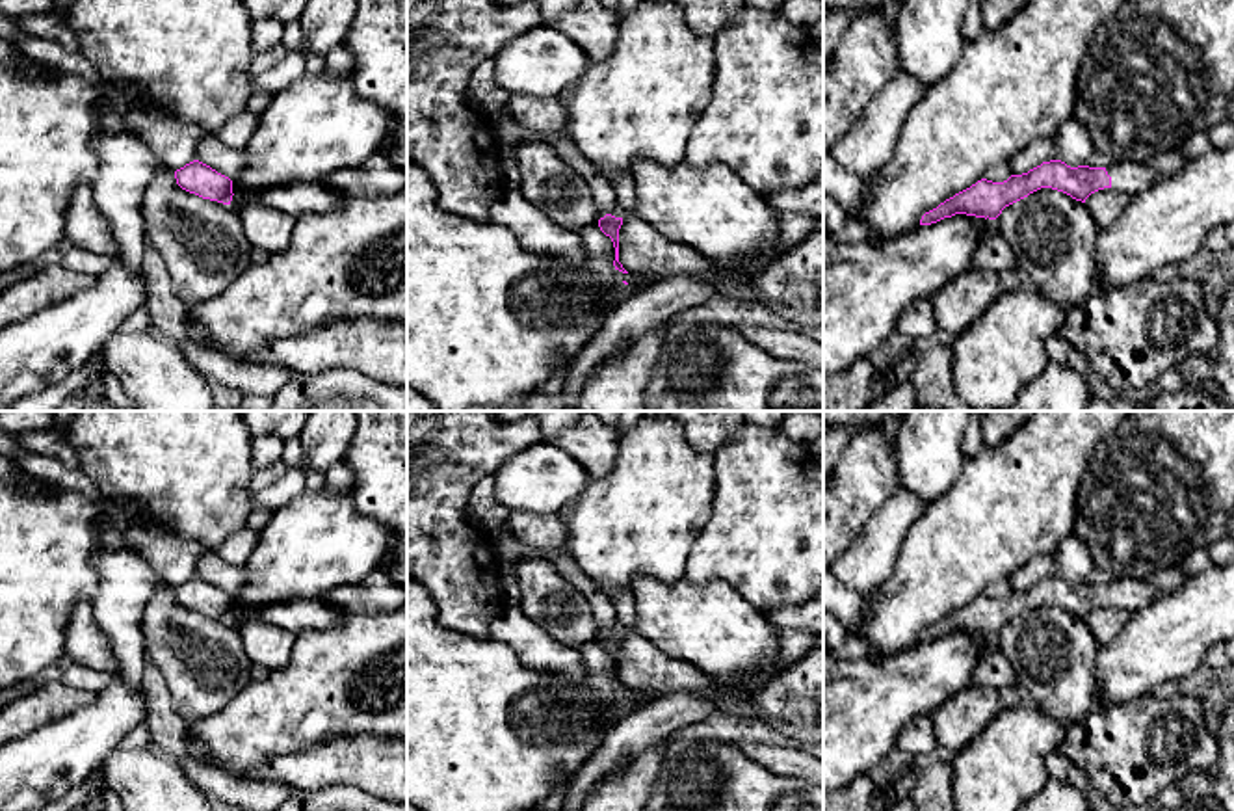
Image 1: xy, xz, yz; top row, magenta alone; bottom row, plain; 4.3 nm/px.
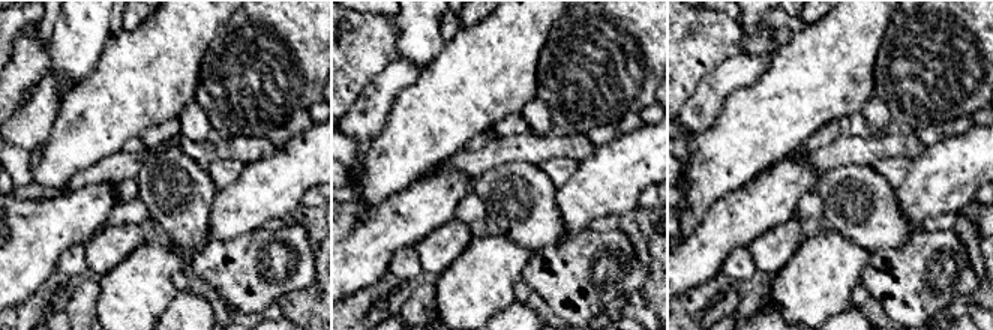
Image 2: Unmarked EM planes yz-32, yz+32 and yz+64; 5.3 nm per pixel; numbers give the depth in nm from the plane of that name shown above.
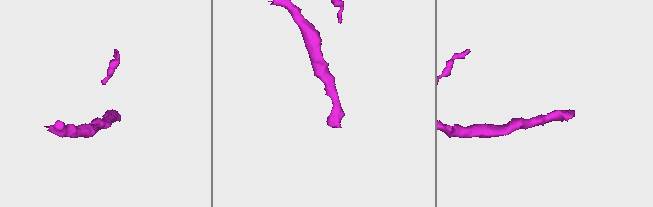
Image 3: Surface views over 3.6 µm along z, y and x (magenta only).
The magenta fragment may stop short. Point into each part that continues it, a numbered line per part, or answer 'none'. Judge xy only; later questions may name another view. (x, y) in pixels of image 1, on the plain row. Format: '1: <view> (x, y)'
none

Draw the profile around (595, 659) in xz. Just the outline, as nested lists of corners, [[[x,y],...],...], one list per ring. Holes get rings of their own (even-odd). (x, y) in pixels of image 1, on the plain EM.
[[[598,640],[584,644],[578,653],[582,655],[585,671],[591,675],[611,675],[615,677],[615,664],[610,653],[606,653]]]

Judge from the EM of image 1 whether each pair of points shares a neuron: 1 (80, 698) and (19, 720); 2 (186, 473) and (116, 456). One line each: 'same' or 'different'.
1: same
2: same

